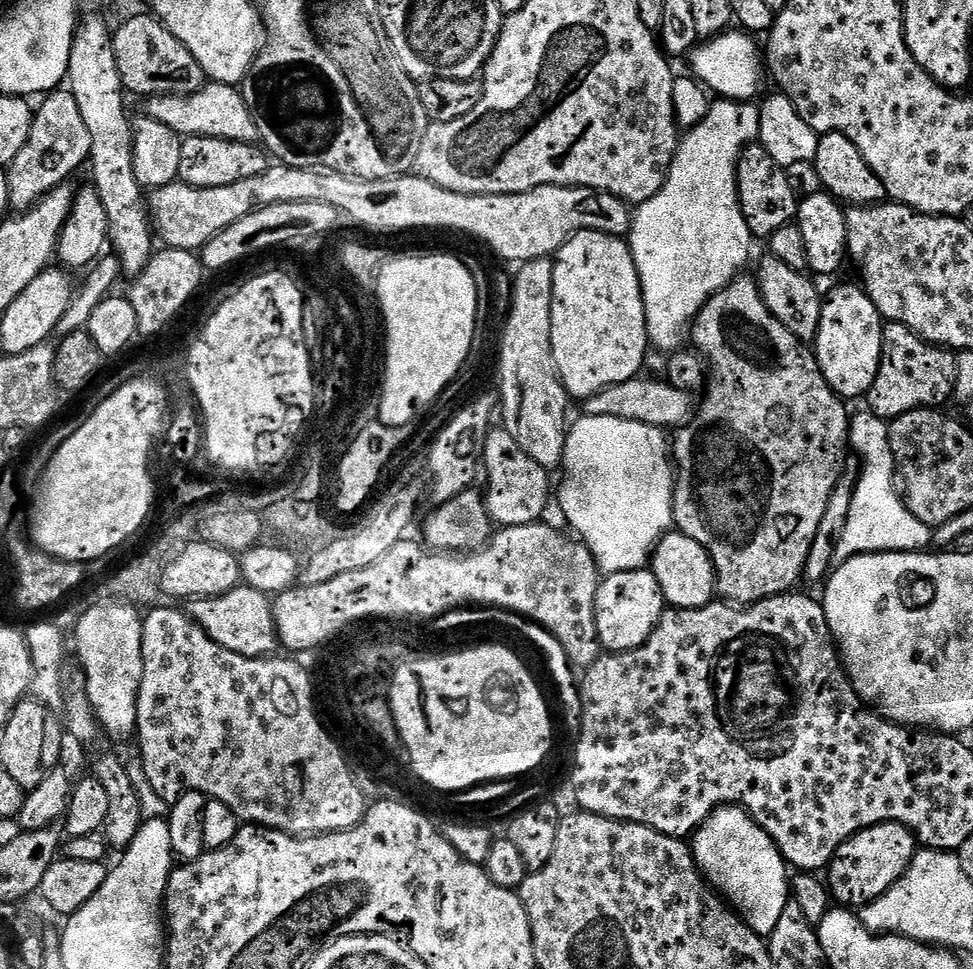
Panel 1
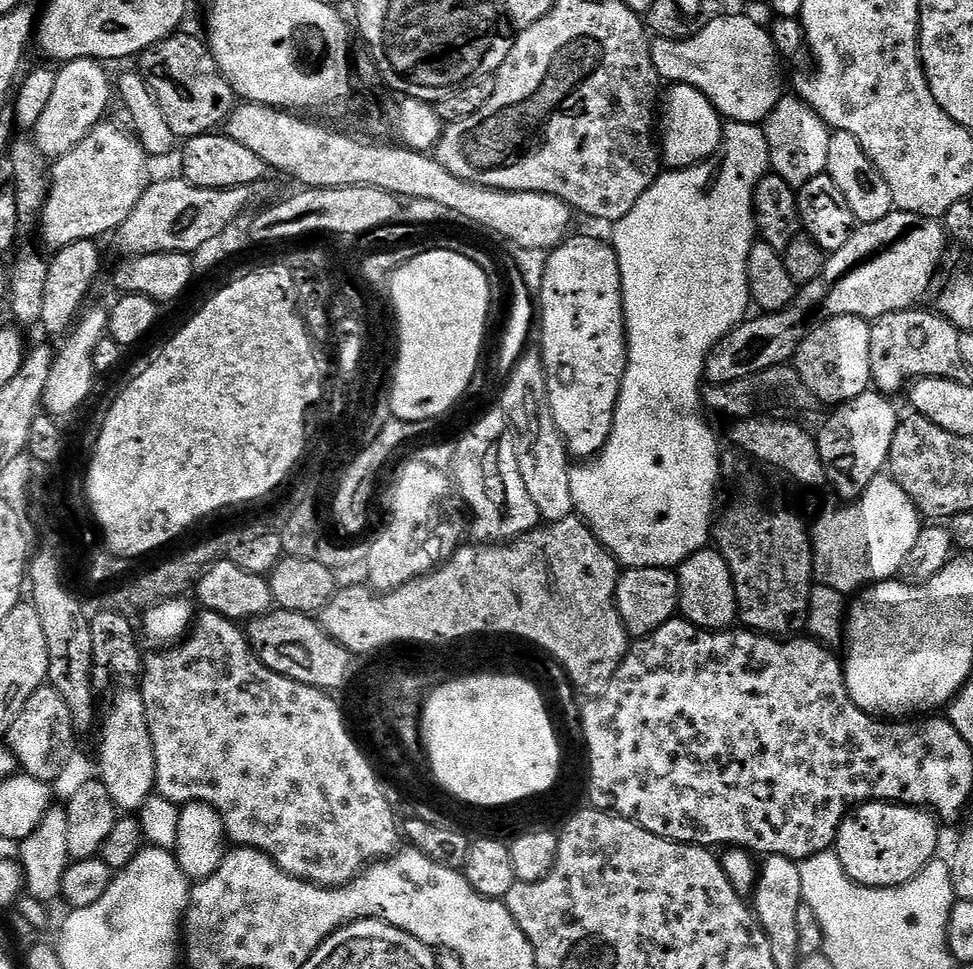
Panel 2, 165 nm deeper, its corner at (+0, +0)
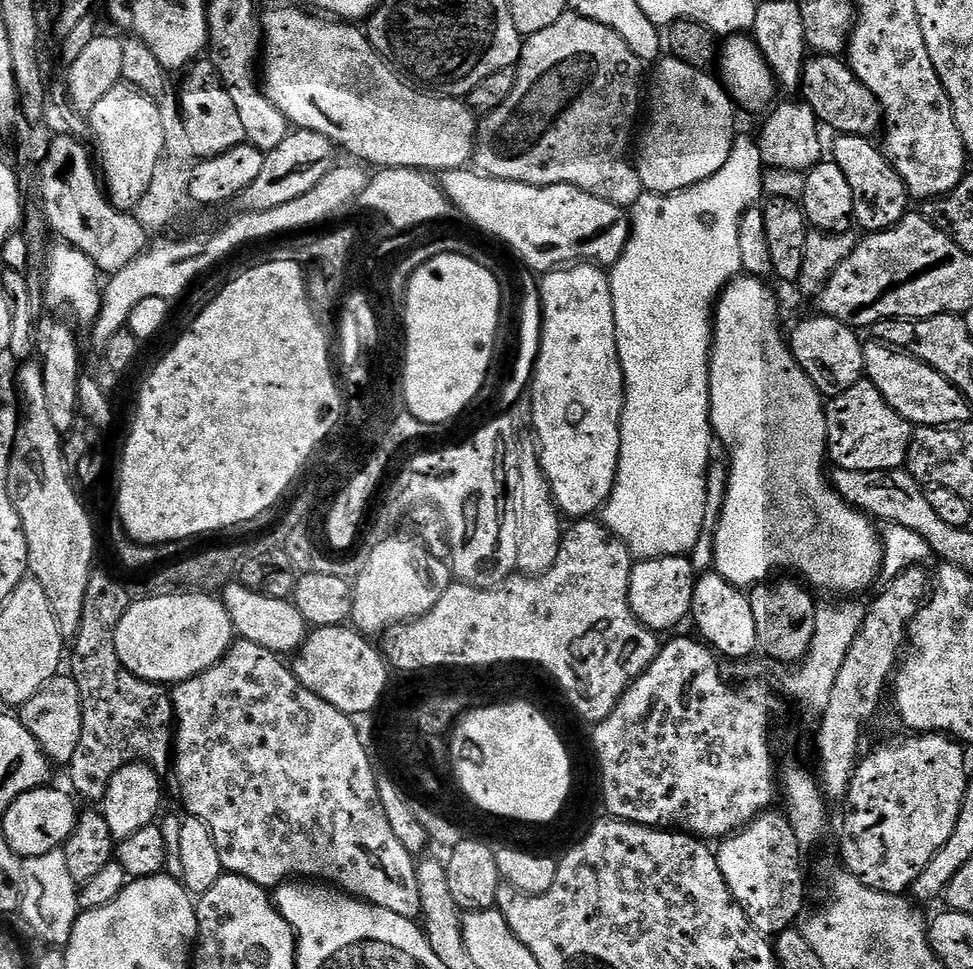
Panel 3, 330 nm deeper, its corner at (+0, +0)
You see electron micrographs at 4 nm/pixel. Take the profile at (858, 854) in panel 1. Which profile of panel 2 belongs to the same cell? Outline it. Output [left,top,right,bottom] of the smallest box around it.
[834,800,940,888]

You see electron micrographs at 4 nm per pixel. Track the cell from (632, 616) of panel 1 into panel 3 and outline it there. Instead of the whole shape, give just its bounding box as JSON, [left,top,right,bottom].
[628,556,698,634]

